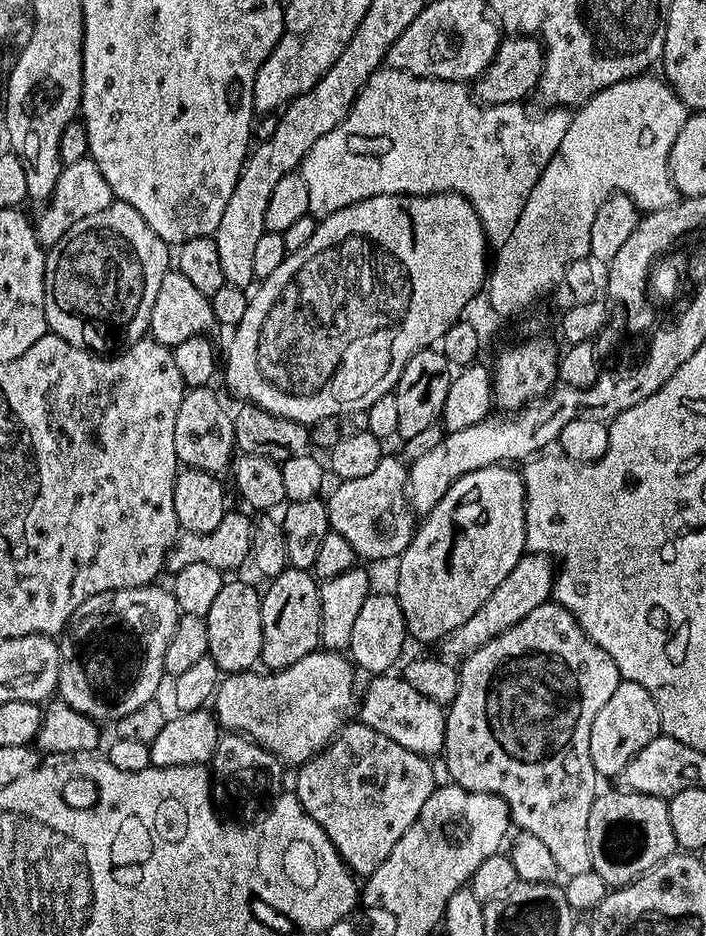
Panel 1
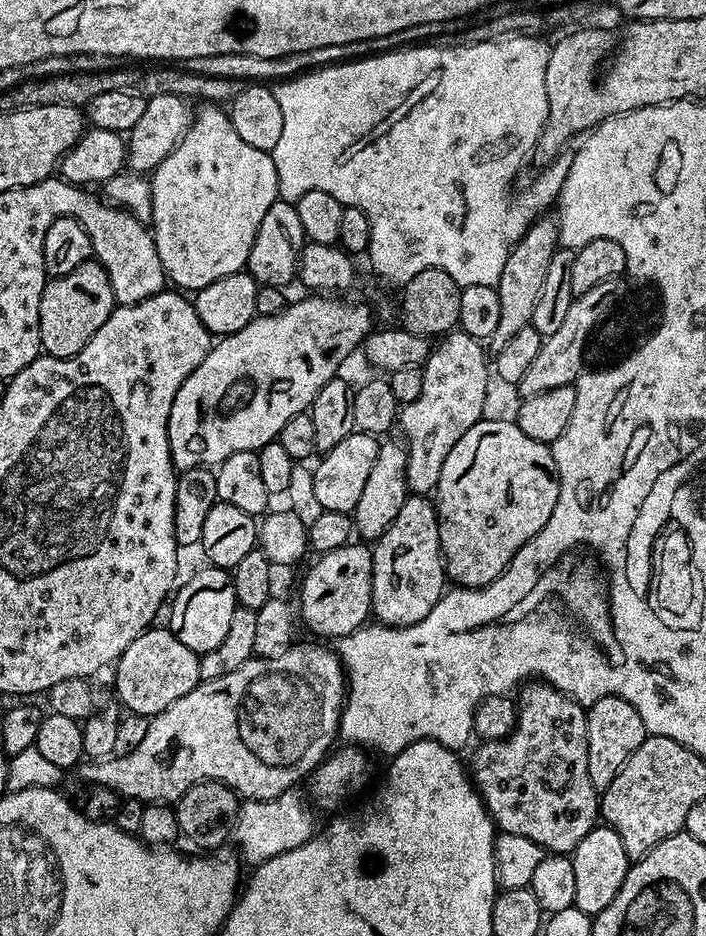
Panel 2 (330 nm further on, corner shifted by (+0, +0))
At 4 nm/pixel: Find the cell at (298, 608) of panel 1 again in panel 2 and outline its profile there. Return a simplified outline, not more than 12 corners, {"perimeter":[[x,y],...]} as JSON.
{"perimeter":[[372,548],[321,552],[300,584],[312,632],[339,638],[372,612]]}

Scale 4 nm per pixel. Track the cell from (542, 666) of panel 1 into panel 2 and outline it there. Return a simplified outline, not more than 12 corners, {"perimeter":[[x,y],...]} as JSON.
{"perimeter":[[528,682],[470,760],[500,832],[570,854],[597,827],[585,705]]}

